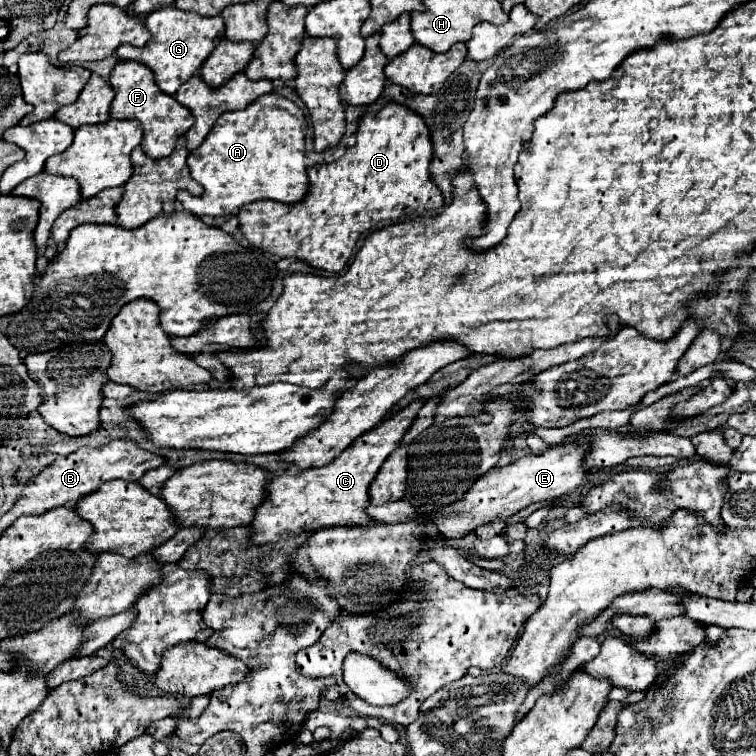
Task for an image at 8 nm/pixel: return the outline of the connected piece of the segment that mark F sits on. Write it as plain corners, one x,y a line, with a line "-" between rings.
118,62
110,74
110,86
114,88
114,94
116,94
112,100
110,116
112,118
134,118
142,124
144,138
142,138
140,146
146,156
150,156
150,158
170,156
170,152
174,150
176,138
186,134
190,124
194,124
190,110
186,106
178,104
178,100
174,100
174,96
164,94
156,86
154,74
138,62

